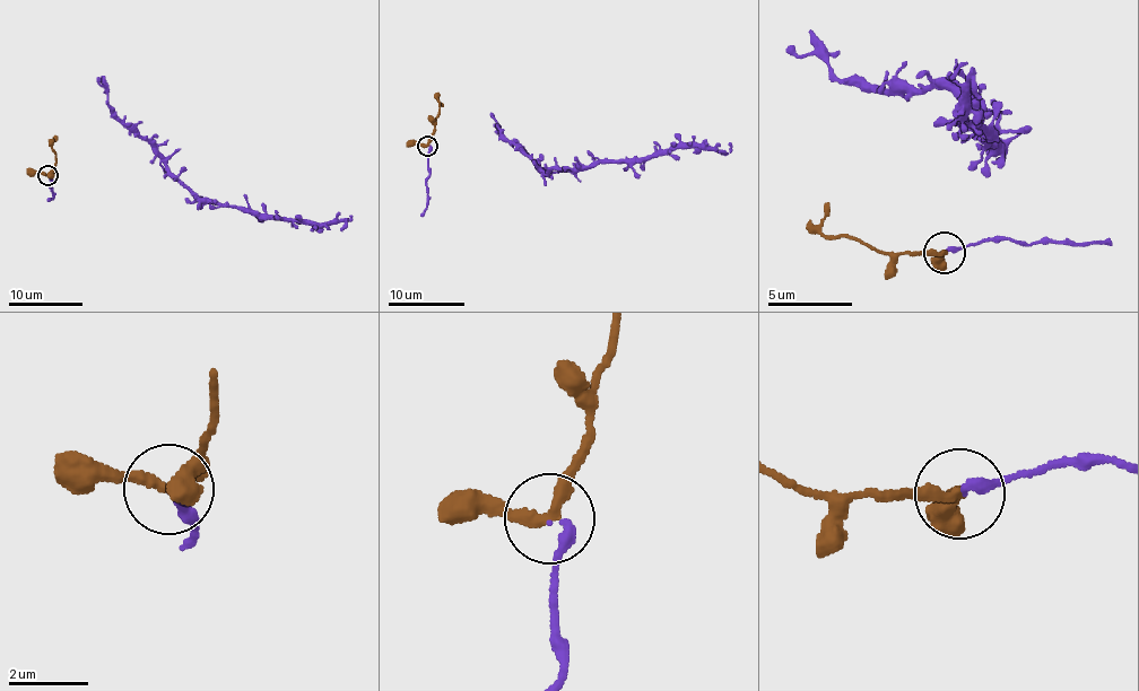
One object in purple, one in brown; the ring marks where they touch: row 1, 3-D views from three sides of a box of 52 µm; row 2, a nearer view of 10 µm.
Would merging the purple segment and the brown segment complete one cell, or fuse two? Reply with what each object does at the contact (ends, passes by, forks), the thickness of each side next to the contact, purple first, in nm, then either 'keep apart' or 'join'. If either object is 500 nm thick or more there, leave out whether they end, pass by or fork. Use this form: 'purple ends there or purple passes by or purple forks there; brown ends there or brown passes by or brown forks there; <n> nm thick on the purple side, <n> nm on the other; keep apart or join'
purple ends there; brown passes by; 240 nm thick on the purple side, 280 nm on the other; join

